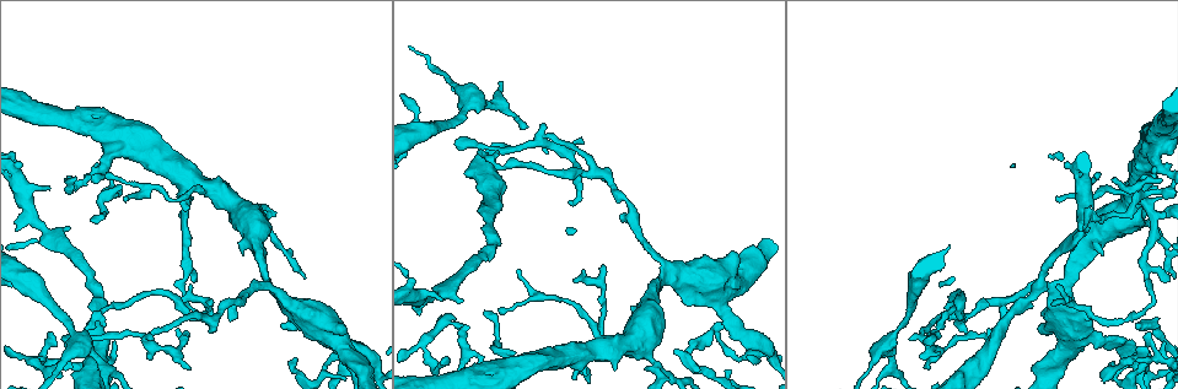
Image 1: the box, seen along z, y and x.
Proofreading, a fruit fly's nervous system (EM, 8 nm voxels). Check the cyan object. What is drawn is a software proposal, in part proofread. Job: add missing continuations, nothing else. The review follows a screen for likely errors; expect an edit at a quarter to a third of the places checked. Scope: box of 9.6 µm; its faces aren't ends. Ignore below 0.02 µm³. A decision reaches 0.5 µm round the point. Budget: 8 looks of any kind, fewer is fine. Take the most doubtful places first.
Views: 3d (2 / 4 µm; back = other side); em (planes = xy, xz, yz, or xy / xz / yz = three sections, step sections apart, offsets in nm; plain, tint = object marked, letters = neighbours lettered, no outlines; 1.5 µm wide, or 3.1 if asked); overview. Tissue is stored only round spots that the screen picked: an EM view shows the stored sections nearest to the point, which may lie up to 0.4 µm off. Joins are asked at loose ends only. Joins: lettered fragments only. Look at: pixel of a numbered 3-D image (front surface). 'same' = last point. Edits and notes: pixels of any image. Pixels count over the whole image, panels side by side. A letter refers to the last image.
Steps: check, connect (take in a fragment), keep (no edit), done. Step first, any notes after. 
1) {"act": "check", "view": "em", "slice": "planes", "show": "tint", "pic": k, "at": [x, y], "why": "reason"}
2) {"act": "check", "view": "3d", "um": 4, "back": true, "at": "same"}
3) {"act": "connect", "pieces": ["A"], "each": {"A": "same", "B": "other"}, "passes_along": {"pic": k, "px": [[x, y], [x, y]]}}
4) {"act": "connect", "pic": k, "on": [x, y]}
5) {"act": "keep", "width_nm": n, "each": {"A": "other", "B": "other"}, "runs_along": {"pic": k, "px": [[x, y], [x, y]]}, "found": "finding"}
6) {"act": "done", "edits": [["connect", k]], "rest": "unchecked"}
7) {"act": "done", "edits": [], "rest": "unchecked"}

{"act": "check", "view": "em", "slice": "xz", "step": 8, "show": "plain", "pic": 1, "at": [1086, 231], "why": "an open end"}

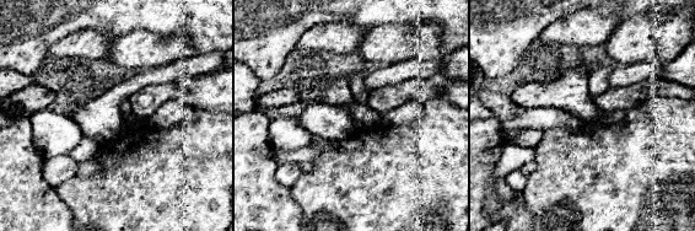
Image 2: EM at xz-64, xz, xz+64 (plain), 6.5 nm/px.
{"act": "check", "view": "em", "slice": "xz", "step": 8, "show": "letters", "at": "same", "why": "see the neighbours"}

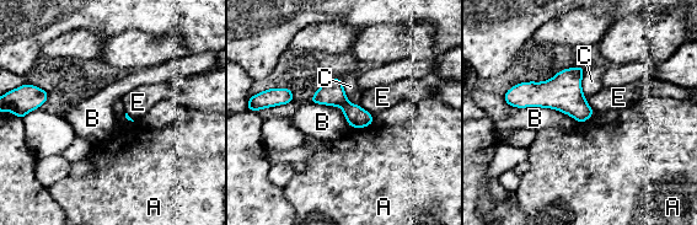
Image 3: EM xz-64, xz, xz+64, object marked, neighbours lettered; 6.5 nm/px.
{"act": "keep", "width_nm": 140, "each": {"A": "other", "B": "other", "C": "other", "E": "other"}, "border": {"pic": 3, "px": [[519, 107], [556, 108], [579, 122]]}, "found": "none of them fits"}

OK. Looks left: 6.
{"act": "check", "view": "em", "slice": "yz", "step": 4, "show": "letters", "pic": 1, "at": [63, 336], "why": "free end"}

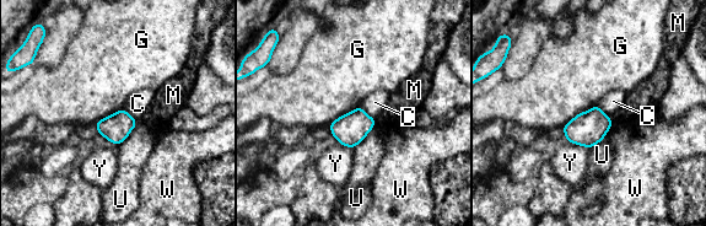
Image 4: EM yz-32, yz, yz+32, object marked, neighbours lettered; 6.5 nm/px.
{"act": "check", "view": "em", "slice": "planes", "show": "letters", "at": "same"}

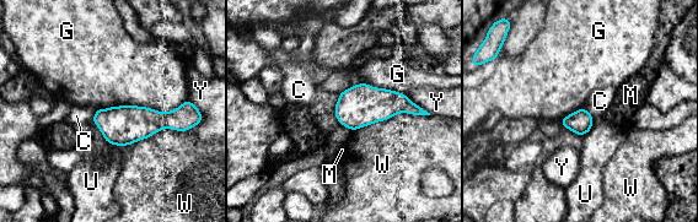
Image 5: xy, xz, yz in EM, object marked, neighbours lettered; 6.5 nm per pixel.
{"act": "keep", "each": {"C": "other", "G": "other", "M": "other", "U": "other", "W": "other", "Y": "other"}, "border": {"pic": 5, "px": [[184, 101], [165, 112], [97, 109]]}, "found": "no lettered fragment goes on from it"}

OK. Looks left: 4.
{"act": "check", "view": "3d", "um": 2, "pic": 1, "at": [189, 370], "why": "free end"}

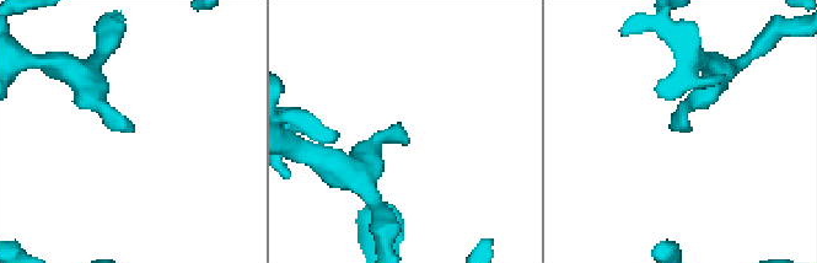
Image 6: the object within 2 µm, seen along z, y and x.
{"act": "check", "view": "em", "slice": "planes", "show": "letters", "pic": 6, "at": [406, 140]}

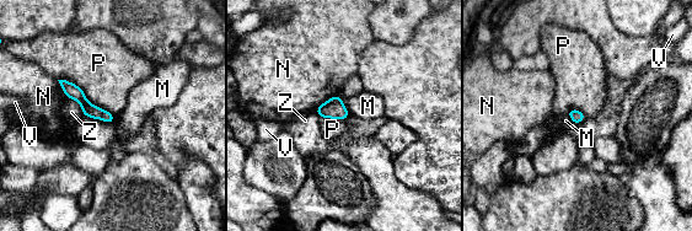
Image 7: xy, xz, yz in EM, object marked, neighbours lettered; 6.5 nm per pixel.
{"act": "keep", "each": {"M": "other", "N": "other", "P": "other", "V": "other", "Z": "other"}, "runs_along": {"pic": 7, "px": [[63, 82], [92, 111], [111, 118]]}, "found": "no lettered fragment goes on from it"}

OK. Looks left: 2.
{"act": "done", "edits": [], "rest": "unchecked"}

